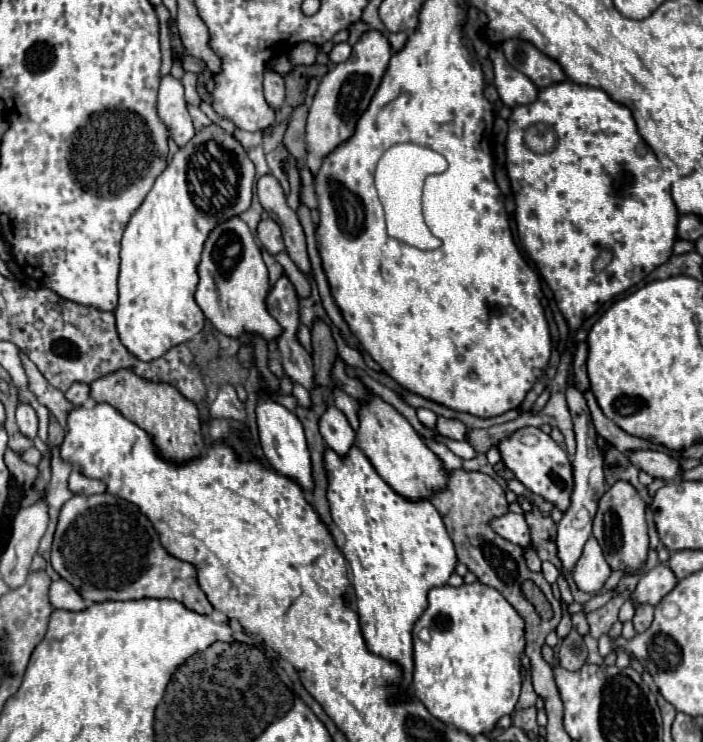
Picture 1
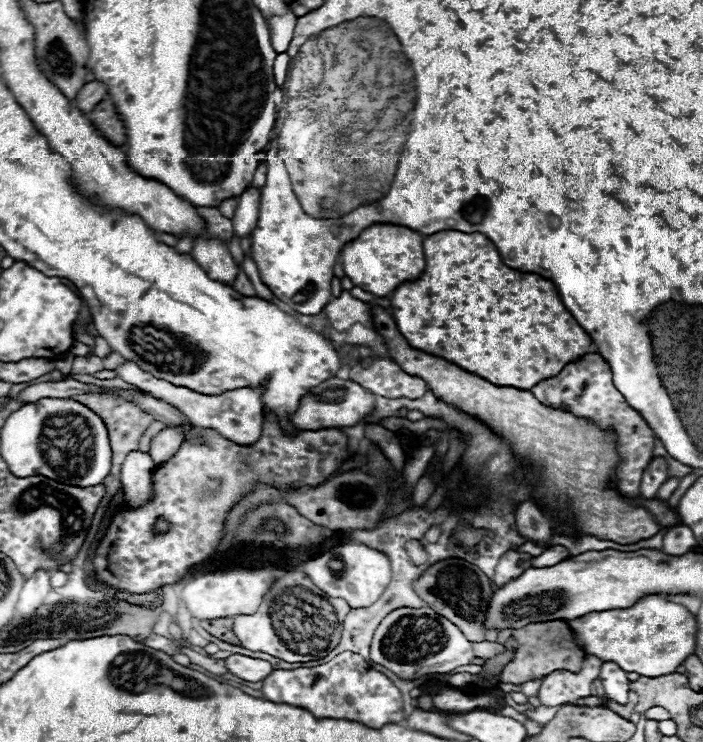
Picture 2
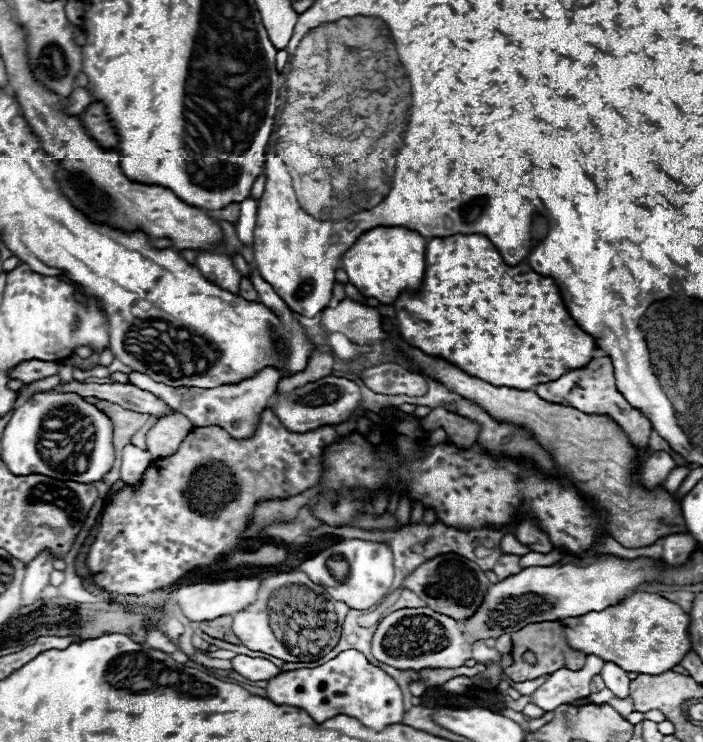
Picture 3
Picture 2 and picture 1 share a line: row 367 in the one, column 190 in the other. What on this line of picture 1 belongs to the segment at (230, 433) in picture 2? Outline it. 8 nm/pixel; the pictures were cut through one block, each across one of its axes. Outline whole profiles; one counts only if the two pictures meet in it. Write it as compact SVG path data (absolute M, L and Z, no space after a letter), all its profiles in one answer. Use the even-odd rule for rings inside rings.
M170 74L162 78L158 90L158 118L166 126L170 138L184 146L194 136L194 126L184 102L184 88L180 80L174 80Z

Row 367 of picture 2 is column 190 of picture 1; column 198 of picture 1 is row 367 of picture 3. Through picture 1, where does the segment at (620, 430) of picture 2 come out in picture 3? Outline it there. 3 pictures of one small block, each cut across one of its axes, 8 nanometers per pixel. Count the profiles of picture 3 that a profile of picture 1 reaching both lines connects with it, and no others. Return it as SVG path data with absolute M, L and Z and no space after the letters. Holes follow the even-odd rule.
M594 358L584 370L572 370L572 372L564 374L560 380L554 380L548 384L538 384L534 390L542 400L572 406L584 414L608 414L608 416L612 416L622 426L622 430L628 434L632 444L640 450L640 456L644 456L644 452L648 448L648 436L650 436L652 426L650 426L648 418L640 410L630 406L628 400L622 396L622 392L616 388L614 368L612 368L610 358ZM572 388L584 388L584 390L588 388L588 394L594 394L594 398L592 396L590 398L566 398Z

